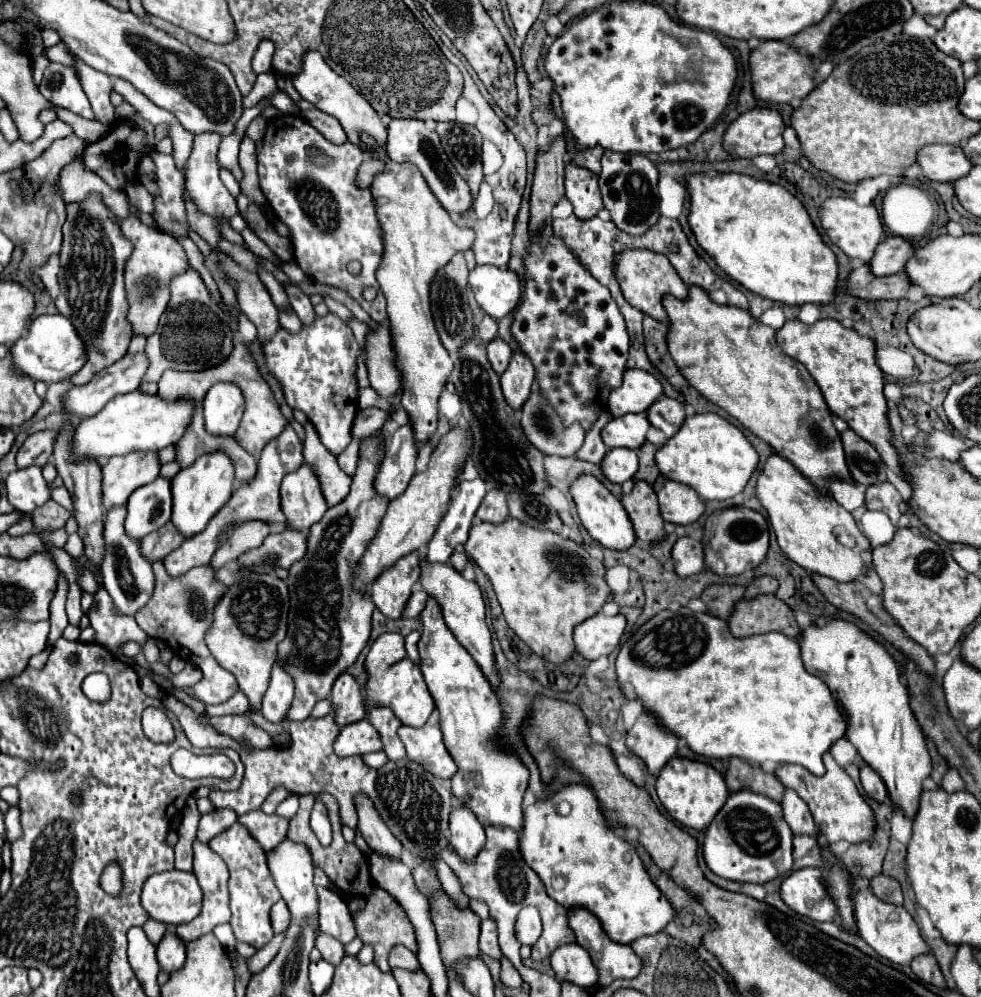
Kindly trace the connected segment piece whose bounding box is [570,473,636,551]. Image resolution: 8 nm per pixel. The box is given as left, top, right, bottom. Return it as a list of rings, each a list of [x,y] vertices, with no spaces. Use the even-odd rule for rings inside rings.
[[[584,473],[584,475],[576,477],[570,485],[570,495],[576,503],[580,523],[586,527],[586,531],[590,533],[592,539],[596,539],[604,547],[616,549],[616,551],[624,551],[624,549],[634,545],[636,535],[634,535],[634,529],[632,529],[632,523],[628,519],[628,515],[624,513],[622,503],[594,475]]]

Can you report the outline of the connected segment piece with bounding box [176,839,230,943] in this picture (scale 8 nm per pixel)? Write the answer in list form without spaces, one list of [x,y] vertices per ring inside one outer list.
[[[198,839],[194,841],[194,875],[204,891],[204,907],[202,907],[202,913],[190,921],[190,923],[182,923],[176,927],[176,933],[178,937],[182,937],[186,943],[188,941],[194,941],[206,933],[210,933],[216,925],[222,925],[222,923],[228,923],[230,921],[230,907],[228,907],[228,867],[224,865],[224,861],[212,853],[212,849],[204,843],[200,843]]]

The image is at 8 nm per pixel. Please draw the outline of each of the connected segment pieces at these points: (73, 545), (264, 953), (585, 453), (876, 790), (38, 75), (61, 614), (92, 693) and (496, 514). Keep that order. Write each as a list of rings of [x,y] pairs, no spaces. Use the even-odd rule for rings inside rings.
[[[70,535],[70,537],[68,537],[68,543],[64,545],[64,549],[66,549],[72,557],[80,559],[80,557],[82,557],[82,553],[84,553],[84,543],[80,541],[80,537],[78,537],[78,535]]]
[[[278,933],[278,935],[274,935],[274,939],[272,939],[268,945],[264,945],[262,949],[258,949],[256,955],[246,961],[248,971],[250,971],[252,975],[256,975],[256,973],[260,973],[262,969],[266,969],[266,965],[268,965],[268,963],[276,957],[276,953],[280,951],[282,941],[284,941],[284,933]]]
[[[600,413],[600,419],[596,421],[596,425],[586,433],[586,441],[580,447],[580,451],[576,453],[578,459],[582,461],[590,461],[590,463],[600,463],[604,459],[604,453],[608,453],[608,447],[604,445],[602,437],[600,437],[600,429],[604,429],[604,425],[610,421],[610,413]]]
[[[864,765],[862,769],[860,769],[860,781],[862,781],[862,787],[864,787],[864,791],[872,797],[872,799],[876,799],[876,801],[886,801],[886,797],[888,797],[888,791],[886,791],[886,785],[884,785],[884,781],[880,779],[880,775],[870,767],[870,765]]]
[[[39,55],[32,60],[32,74],[34,83],[36,83],[37,86],[41,83],[44,70],[49,64],[50,61],[45,55]]]
[[[60,575],[60,583],[58,583],[58,591],[56,591],[56,597],[50,605],[50,645],[54,645],[60,637],[62,637],[62,631],[69,625],[68,617],[65,611],[66,597],[68,593],[68,583],[66,579],[62,579]]]
[[[92,673],[82,683],[82,693],[96,703],[104,703],[110,699],[110,681],[104,673]]]
[[[490,489],[478,507],[476,517],[486,523],[504,523],[508,519],[508,505],[506,495],[500,489]]]

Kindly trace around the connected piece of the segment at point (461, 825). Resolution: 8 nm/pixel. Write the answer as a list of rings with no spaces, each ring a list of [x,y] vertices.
[[[464,805],[452,809],[450,833],[450,845],[464,861],[472,861],[486,841],[484,827],[480,825],[480,821],[476,821],[476,815]]]

